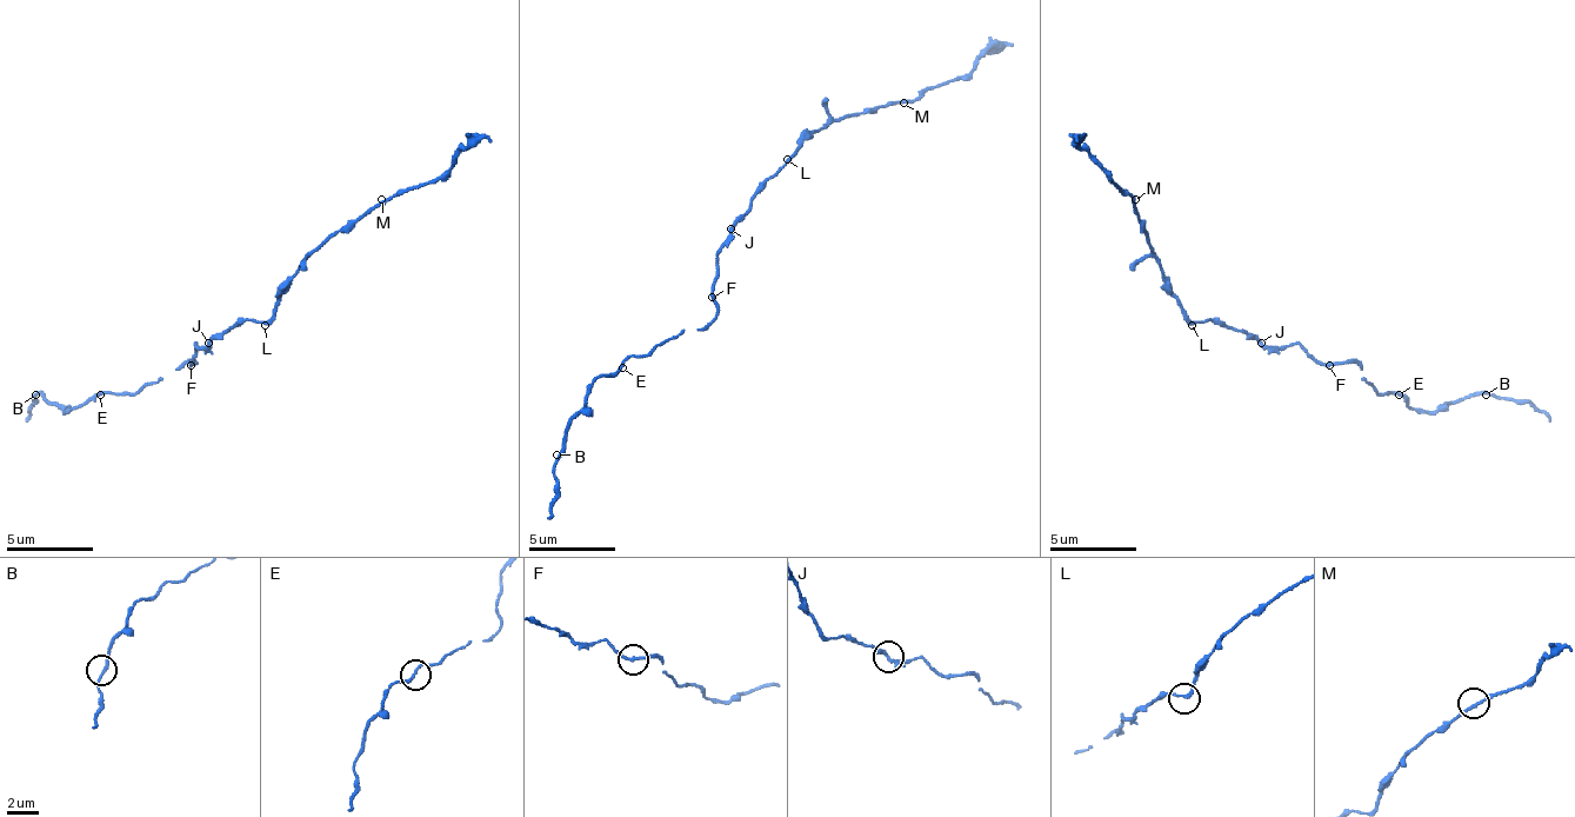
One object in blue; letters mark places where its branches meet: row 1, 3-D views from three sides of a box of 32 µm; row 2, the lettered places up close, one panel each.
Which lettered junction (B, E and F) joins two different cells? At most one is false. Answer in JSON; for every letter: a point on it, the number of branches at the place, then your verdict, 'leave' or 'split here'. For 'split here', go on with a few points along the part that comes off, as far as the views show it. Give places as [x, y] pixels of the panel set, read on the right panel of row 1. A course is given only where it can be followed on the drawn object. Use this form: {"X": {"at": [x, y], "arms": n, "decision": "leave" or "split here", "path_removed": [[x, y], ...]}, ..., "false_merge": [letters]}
{"B": {"at": [1486, 394], "arms": 2, "decision": "leave"}, "E": {"at": [1399, 394], "arms": 2, "decision": "leave"}, "F": {"at": [1329, 365], "arms": 2, "decision": "leave"}, "false_merge": []}

